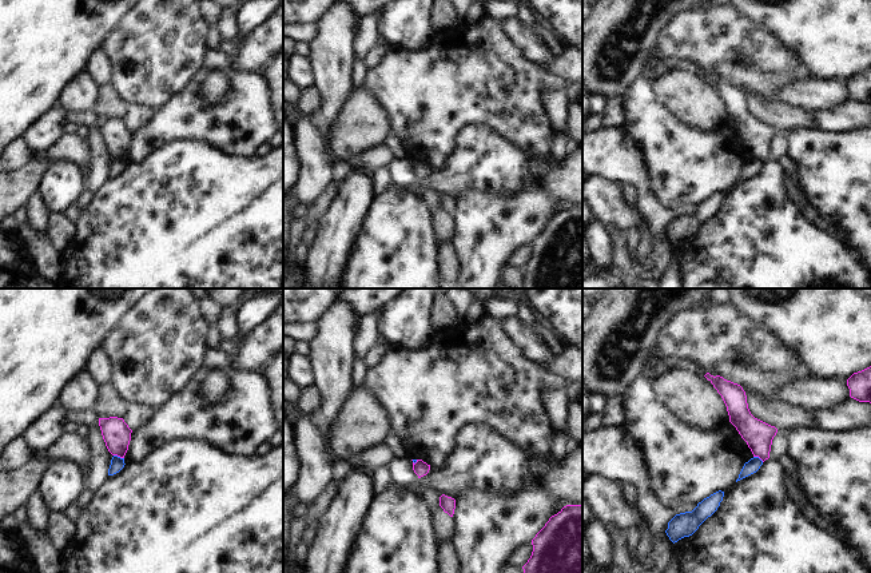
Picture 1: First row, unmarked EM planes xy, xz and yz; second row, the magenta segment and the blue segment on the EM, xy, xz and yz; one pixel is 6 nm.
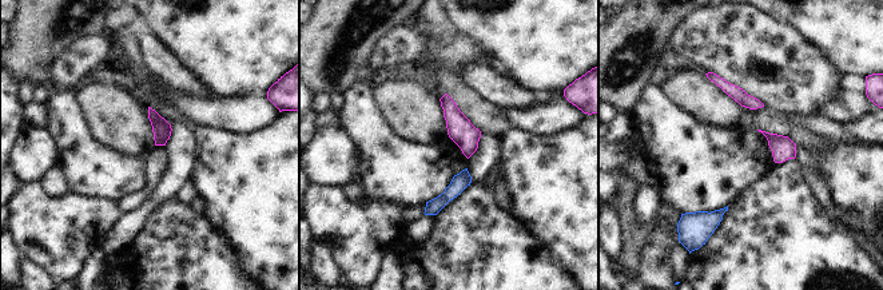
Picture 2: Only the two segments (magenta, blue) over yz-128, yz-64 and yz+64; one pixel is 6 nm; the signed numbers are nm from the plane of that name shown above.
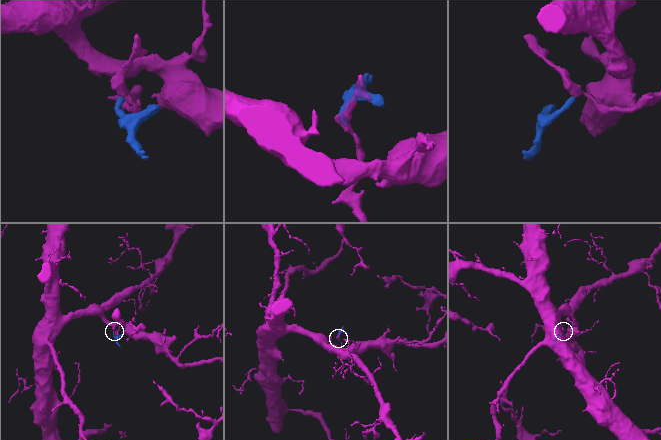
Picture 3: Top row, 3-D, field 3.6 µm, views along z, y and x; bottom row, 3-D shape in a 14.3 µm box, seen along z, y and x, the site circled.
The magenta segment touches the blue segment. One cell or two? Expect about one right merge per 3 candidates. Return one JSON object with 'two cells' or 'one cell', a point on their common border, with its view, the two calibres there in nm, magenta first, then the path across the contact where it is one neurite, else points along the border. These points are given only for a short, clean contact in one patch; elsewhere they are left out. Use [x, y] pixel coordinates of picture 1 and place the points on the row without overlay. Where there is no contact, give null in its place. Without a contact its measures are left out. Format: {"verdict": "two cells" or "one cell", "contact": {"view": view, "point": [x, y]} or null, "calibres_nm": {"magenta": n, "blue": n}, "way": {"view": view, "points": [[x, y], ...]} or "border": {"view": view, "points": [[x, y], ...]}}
{"verdict": "two cells", "contact": {"view": "xy", "point": [119, 156]}, "calibres_nm": {"magenta": 170, "blue": 80}, "border": {"view": "xy", "points": [[114, 155], [123, 159]]}}

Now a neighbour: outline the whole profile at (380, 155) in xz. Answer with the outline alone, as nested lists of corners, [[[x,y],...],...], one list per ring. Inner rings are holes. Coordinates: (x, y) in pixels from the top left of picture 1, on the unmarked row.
[[[378,144],[362,154],[353,156],[346,163],[350,168],[366,167],[369,171],[374,171],[382,166],[389,166],[390,159],[393,158],[390,150],[383,144]]]

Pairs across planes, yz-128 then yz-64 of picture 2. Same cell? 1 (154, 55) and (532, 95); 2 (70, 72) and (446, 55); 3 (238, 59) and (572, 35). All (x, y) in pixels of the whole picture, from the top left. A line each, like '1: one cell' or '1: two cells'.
1: one cell
2: one cell
3: one cell

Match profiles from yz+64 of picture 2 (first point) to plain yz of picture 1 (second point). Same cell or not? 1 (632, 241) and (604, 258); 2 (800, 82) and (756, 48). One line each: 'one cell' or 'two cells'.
1: two cells
2: one cell

